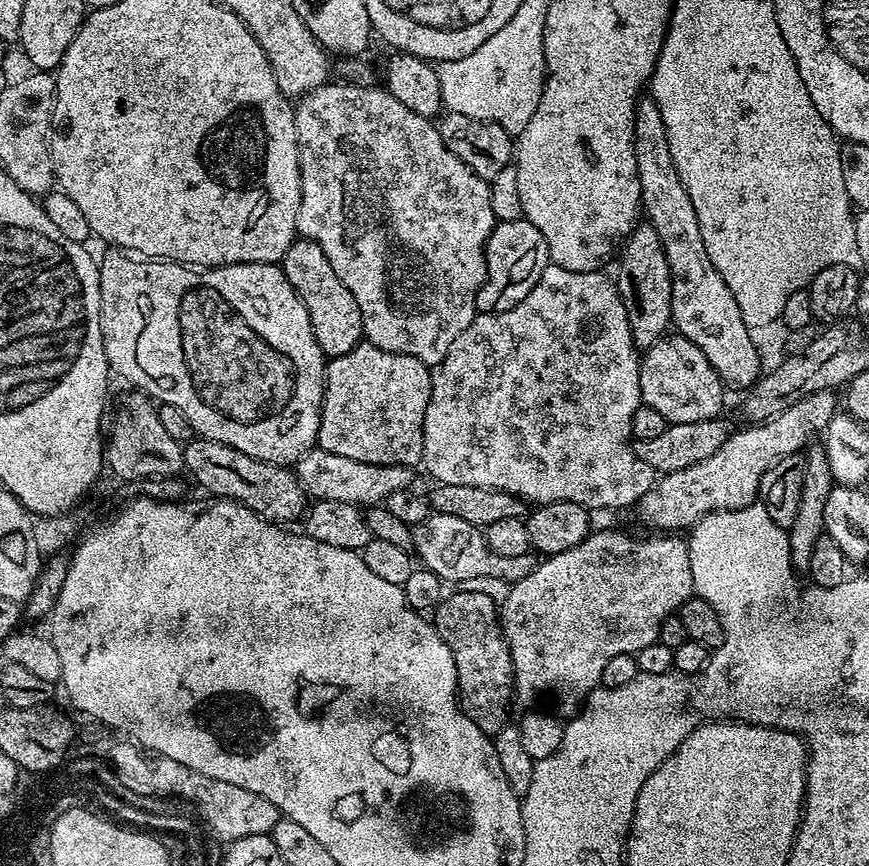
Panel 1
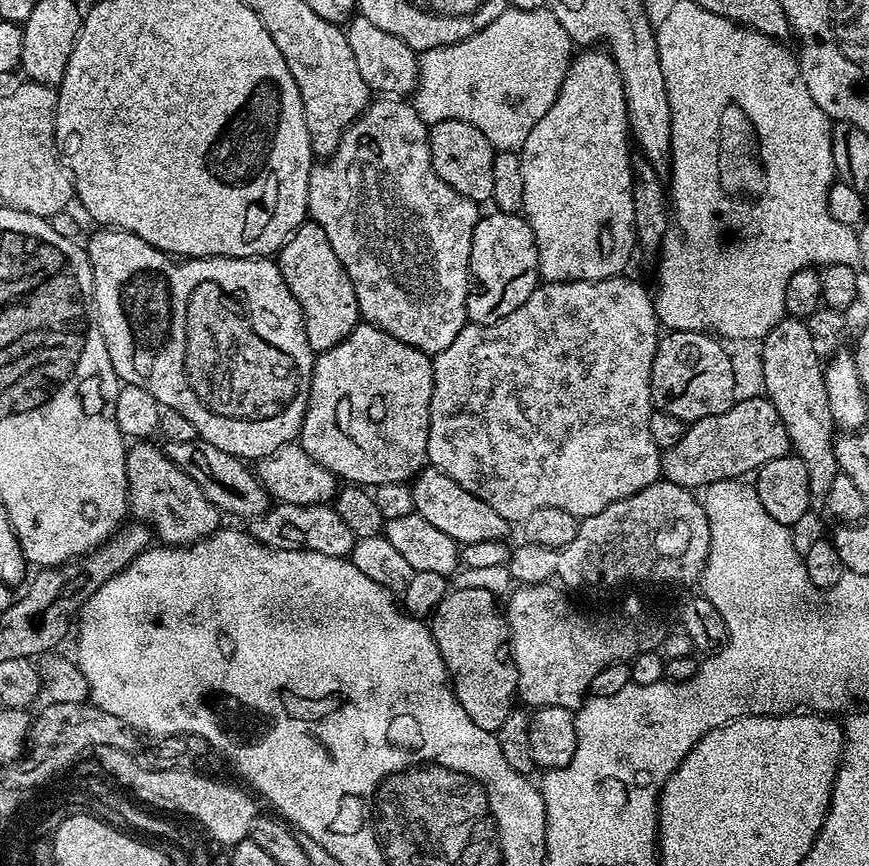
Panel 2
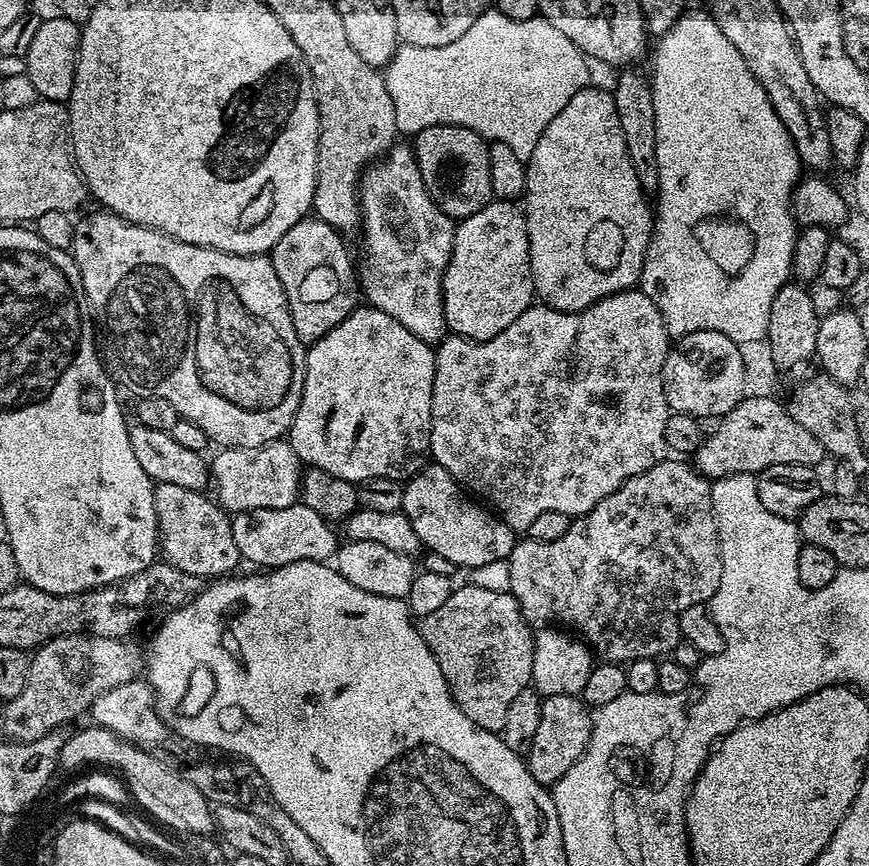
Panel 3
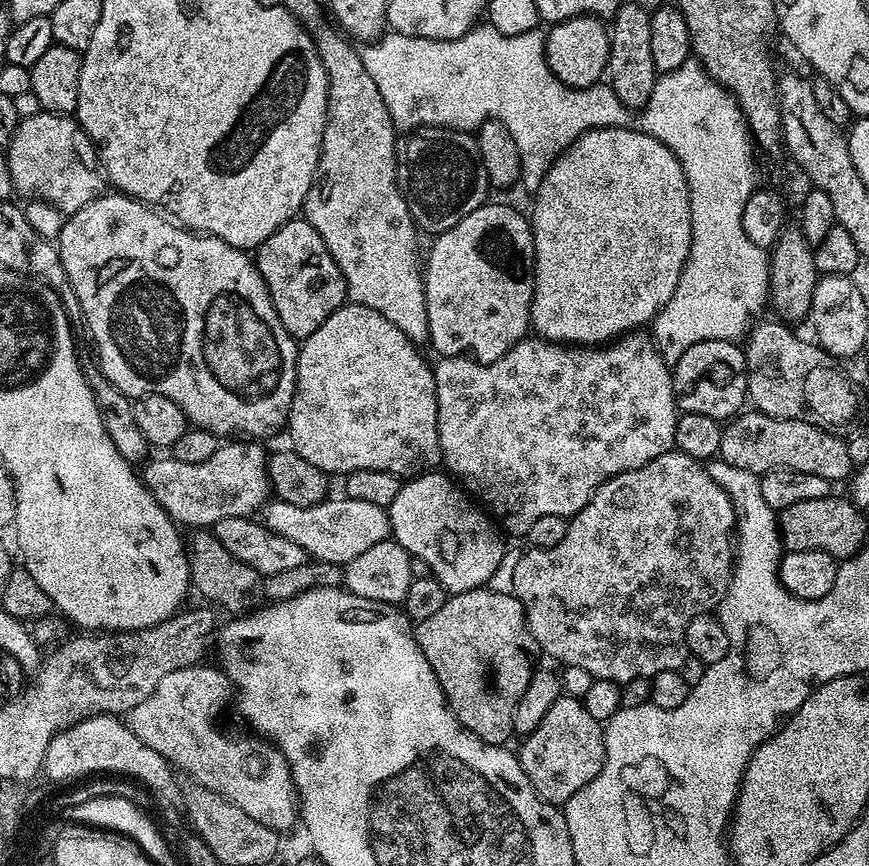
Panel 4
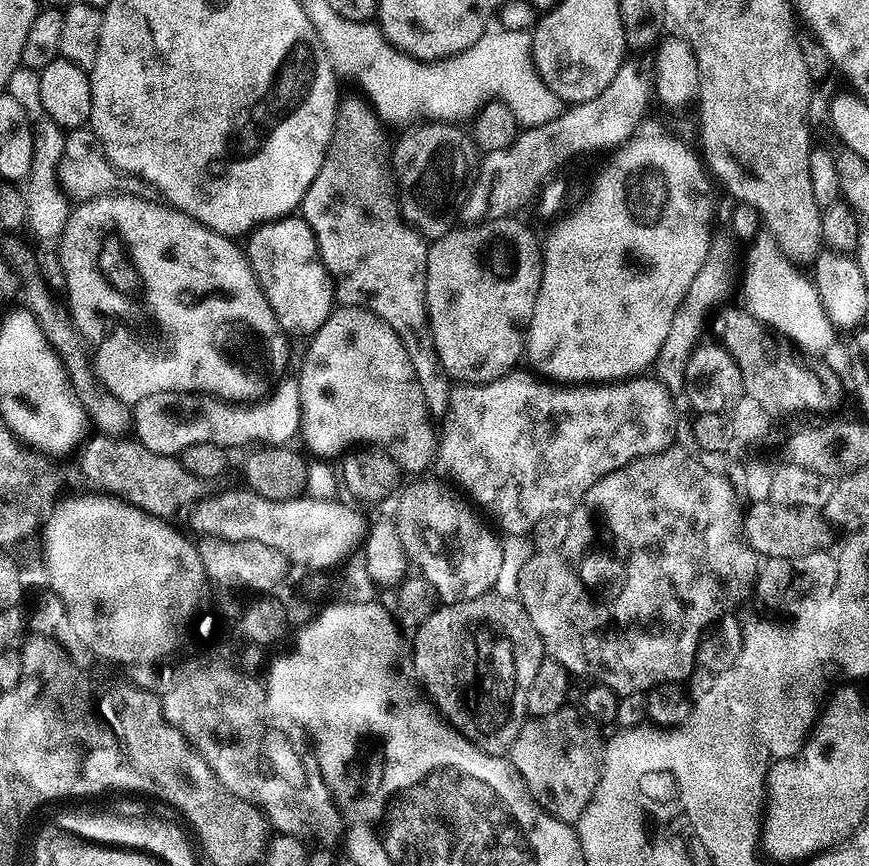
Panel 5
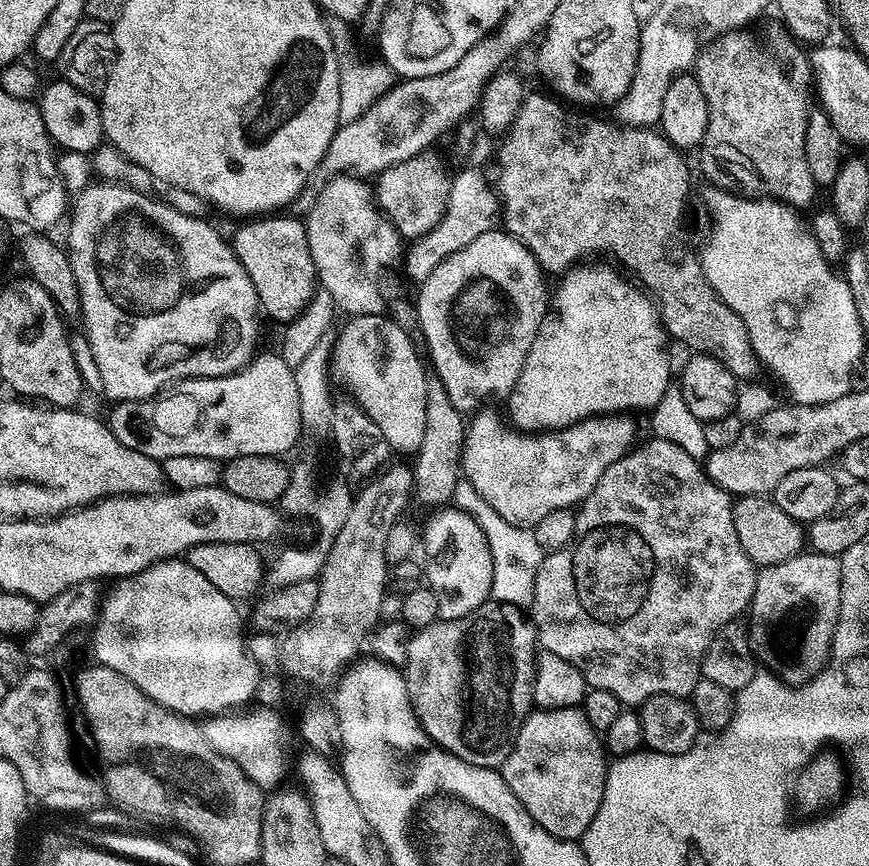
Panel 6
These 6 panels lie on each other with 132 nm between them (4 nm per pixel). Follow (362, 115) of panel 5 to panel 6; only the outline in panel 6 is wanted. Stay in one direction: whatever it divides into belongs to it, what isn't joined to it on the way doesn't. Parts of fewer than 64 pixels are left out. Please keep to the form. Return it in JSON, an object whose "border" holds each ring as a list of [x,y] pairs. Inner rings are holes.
{"border":[[[334,178],[328,183],[315,195],[304,226],[319,287],[325,288],[327,299],[349,317],[383,316],[400,296],[397,268],[402,258],[402,237],[376,207],[373,189],[367,188],[363,179]],[[435,374],[429,375],[428,385],[426,386],[426,431],[422,433],[422,446],[414,453],[414,467],[412,476],[414,483],[414,500],[420,503],[424,508],[443,509],[451,501],[454,494],[454,486],[462,478],[462,461],[464,458],[464,433],[466,431],[465,413],[459,412],[450,402],[442,382]]]}

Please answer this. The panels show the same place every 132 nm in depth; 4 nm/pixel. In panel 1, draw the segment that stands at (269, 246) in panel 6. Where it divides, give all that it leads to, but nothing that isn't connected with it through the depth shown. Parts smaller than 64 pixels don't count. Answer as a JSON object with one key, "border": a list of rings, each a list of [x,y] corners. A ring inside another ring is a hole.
{"border":[[[297,238],[292,241],[290,250],[286,250],[282,267],[290,286],[298,294],[302,306],[306,306],[306,314],[310,314],[310,326],[314,330],[314,338],[324,351],[325,357],[350,354],[365,339],[362,326],[362,310],[358,310],[358,302],[354,302],[354,294],[342,286],[342,278],[334,274],[330,261],[326,259],[322,246],[313,240]]]}

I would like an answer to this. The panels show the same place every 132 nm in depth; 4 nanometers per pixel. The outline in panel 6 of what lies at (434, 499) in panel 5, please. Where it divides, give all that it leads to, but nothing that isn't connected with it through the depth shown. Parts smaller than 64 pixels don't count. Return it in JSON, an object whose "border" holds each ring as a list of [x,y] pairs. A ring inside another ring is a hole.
{"border":[[[457,508],[445,509],[442,515],[444,525],[440,528],[439,542],[432,548],[434,558],[429,568],[427,565],[426,578],[439,598],[439,617],[453,621],[472,613],[491,597],[493,558],[485,535],[472,516]]]}

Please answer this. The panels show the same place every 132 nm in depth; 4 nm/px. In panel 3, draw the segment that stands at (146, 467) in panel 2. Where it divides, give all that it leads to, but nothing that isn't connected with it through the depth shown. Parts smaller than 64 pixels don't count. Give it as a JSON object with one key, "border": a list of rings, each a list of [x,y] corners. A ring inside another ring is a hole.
{"border":[[[156,484],[154,514],[156,529],[160,535],[158,548],[170,566],[201,578],[232,574],[239,569],[236,567],[241,567],[240,551],[238,546],[234,546],[232,516],[211,495],[186,490],[186,486]]]}

